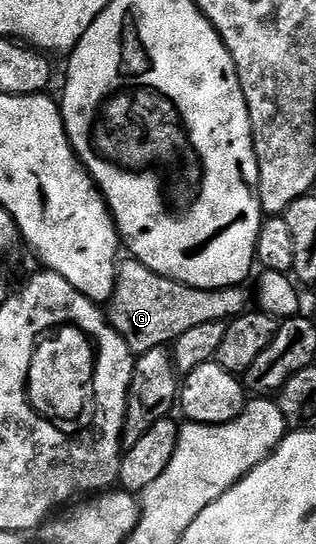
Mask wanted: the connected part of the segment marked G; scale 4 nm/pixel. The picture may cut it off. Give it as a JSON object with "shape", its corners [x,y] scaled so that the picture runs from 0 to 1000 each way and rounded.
{"shape":[[[402,472],[373,485],[373,513],[361,518],[361,542],[342,557],[342,583],[361,608],[405,632],[415,651],[434,654],[481,640],[535,638],[560,621],[582,618],[582,610],[633,596],[718,594],[731,585],[782,575],[797,548],[772,535],[766,526],[636,533],[506,507],[427,474]]]}

